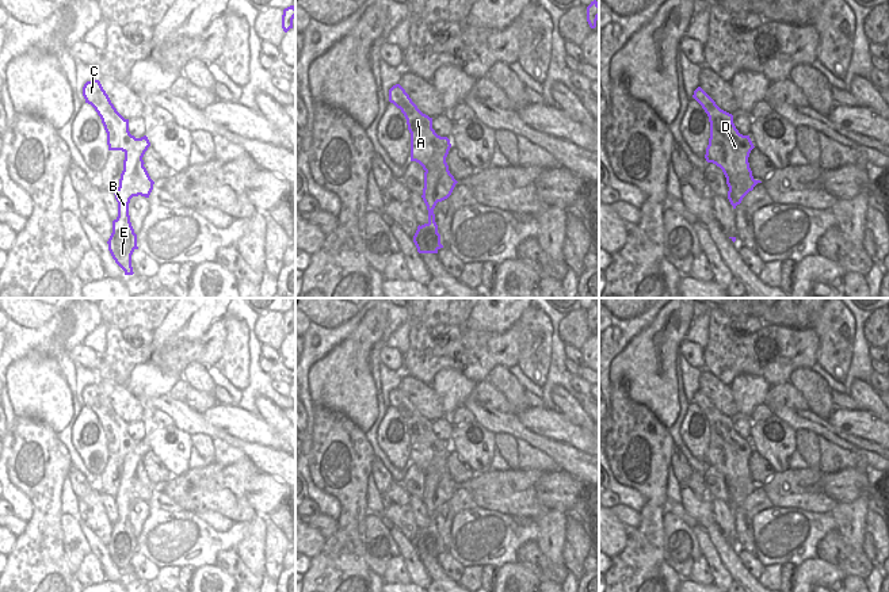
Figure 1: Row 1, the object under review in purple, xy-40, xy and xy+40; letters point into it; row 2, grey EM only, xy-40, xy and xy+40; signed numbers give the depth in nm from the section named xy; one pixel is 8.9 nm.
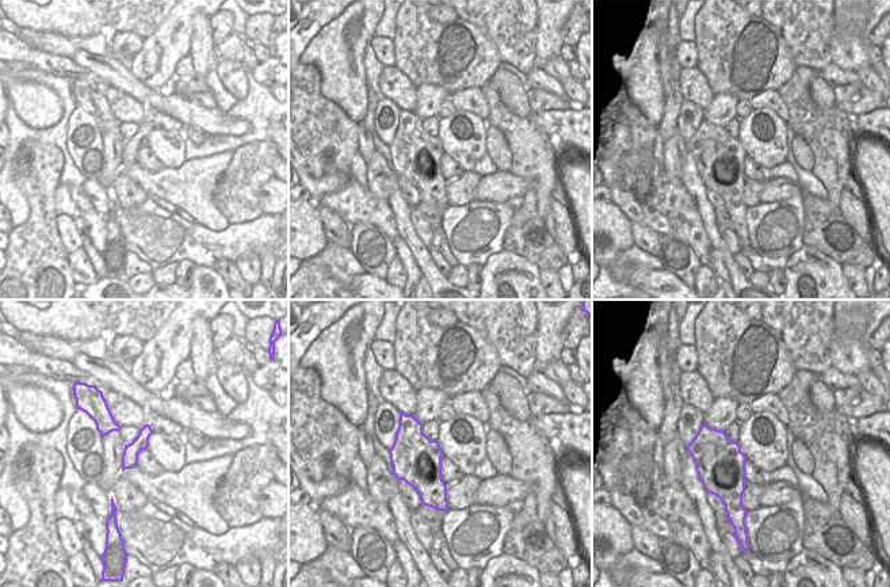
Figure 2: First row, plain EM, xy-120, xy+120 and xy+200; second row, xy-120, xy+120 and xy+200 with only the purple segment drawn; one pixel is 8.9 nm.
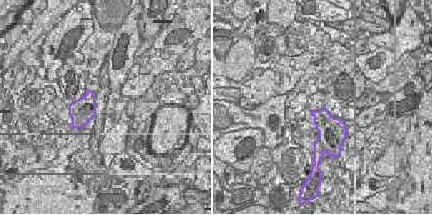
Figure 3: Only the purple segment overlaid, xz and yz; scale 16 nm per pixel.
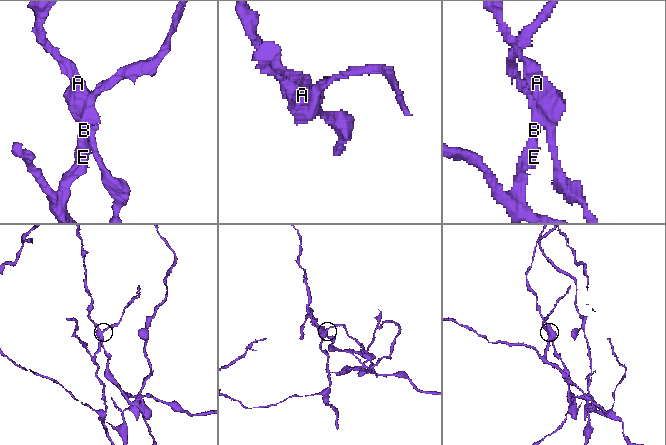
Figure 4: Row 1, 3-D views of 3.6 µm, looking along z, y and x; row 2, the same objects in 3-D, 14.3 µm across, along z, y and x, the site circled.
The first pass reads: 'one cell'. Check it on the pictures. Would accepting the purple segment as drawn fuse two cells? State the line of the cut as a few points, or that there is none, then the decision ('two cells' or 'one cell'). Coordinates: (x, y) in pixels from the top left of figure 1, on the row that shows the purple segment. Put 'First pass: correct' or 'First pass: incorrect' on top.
First pass: incorrect
cut in xy along (430, 164), (437, 168), (437, 202); two cells

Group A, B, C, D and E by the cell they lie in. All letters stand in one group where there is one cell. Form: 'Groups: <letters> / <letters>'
Groups: A C D / B E

